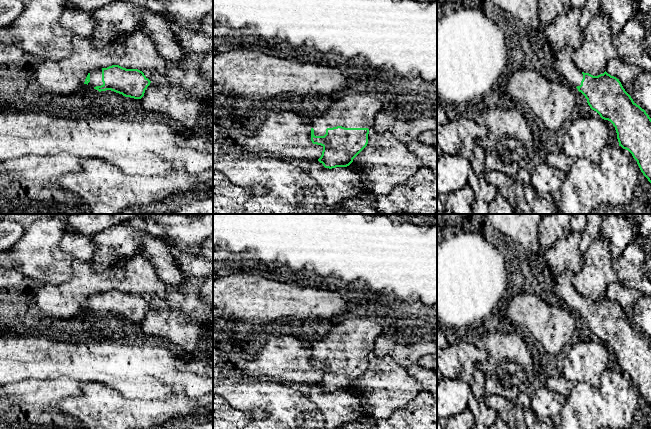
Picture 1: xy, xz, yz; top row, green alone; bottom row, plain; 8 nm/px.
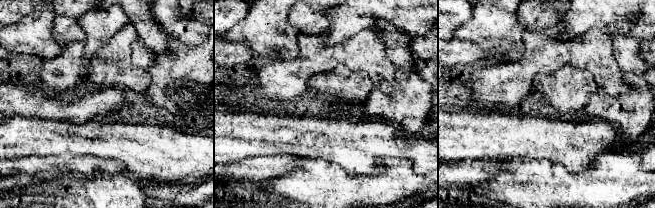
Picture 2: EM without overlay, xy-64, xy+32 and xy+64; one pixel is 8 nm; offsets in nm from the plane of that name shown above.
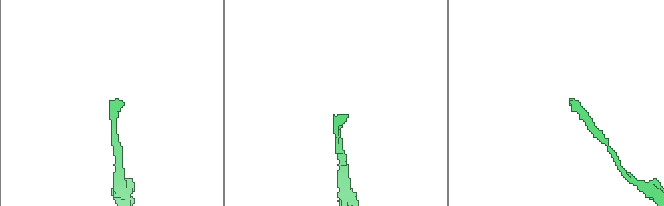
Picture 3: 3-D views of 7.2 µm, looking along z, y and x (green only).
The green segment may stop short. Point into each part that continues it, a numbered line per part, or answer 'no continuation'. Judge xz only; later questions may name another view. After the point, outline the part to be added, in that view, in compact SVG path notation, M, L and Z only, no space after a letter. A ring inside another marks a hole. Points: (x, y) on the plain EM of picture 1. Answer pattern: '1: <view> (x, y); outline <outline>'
1: xz (350, 334); outline M344 316L335 321L330 331L320 340L311 344L315 360L324 360L327 352L375 351L375 340L387 331L385 322L379 317Z

